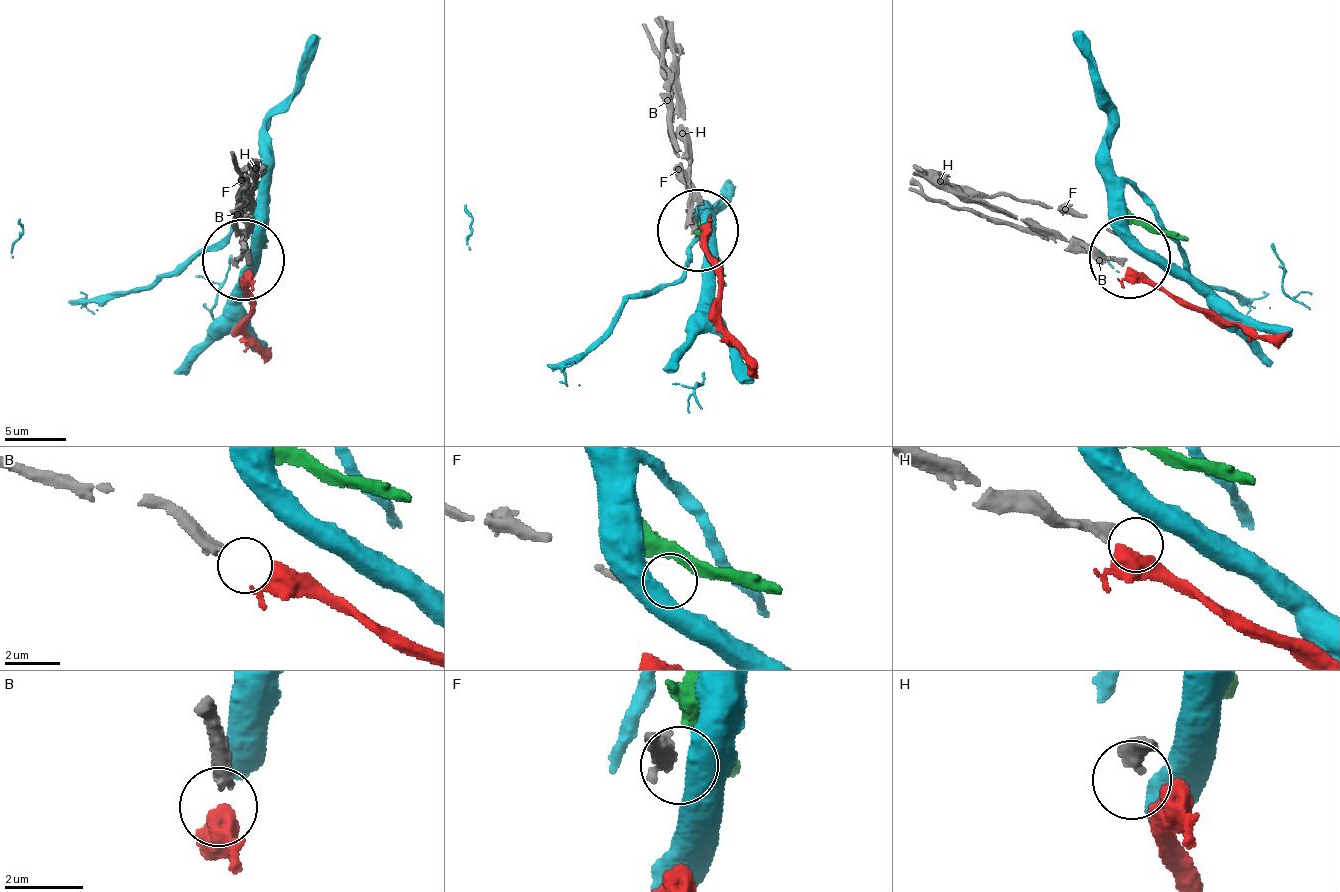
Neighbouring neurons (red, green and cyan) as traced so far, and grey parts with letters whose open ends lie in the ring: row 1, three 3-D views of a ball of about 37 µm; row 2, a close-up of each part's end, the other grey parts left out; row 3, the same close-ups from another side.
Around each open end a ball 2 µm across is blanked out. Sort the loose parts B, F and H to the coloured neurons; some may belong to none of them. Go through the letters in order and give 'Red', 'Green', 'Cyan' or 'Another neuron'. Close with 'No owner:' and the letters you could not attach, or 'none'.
B: Red
F: Another neuron
H: Another neuron
No owner: F, H

